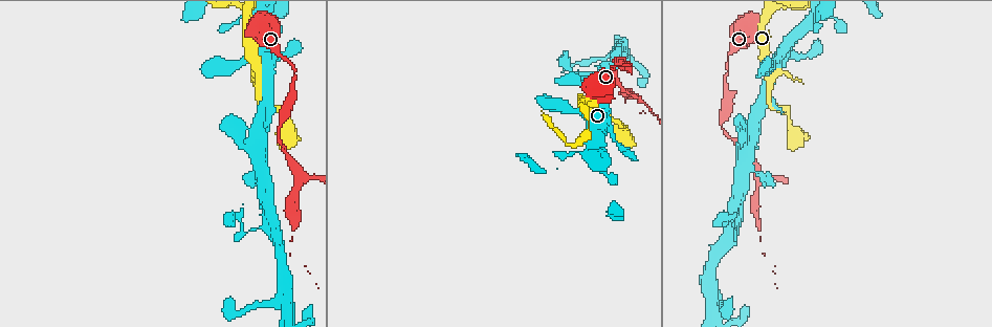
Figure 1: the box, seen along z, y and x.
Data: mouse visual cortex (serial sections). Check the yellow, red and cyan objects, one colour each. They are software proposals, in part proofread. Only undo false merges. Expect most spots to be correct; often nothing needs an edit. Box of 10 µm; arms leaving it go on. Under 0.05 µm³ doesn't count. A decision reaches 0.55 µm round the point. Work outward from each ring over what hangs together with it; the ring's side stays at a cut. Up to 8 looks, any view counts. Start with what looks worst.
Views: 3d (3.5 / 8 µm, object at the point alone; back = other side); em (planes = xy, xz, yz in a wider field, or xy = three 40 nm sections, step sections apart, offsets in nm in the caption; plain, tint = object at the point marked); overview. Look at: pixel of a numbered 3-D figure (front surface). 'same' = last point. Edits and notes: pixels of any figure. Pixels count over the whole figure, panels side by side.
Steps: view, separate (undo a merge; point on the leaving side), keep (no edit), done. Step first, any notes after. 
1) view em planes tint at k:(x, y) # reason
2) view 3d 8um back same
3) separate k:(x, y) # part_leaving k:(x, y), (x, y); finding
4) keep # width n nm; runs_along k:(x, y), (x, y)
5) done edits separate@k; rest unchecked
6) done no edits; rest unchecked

view 3d 8um at 1:(240, 221) # thin neck

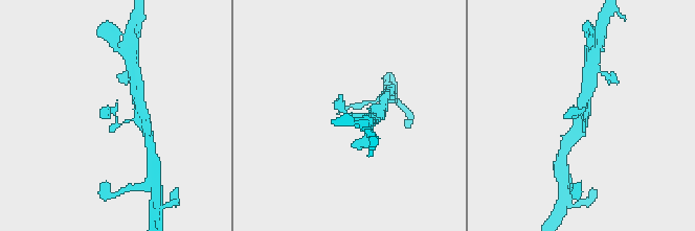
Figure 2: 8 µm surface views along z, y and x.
view 3d 3.5um back same # zoom in

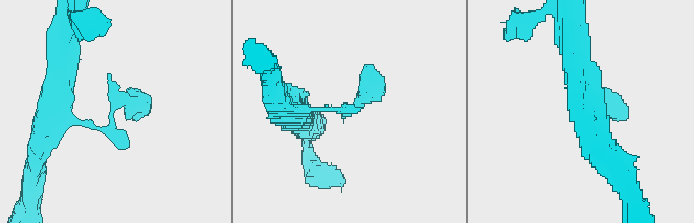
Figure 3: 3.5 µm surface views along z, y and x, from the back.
view em xy step 1 tint at 3:(113, 106)

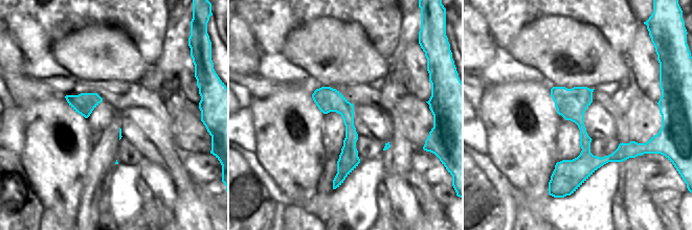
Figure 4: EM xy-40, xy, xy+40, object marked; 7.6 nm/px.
keep # runs_along 3:(292, 111), (356, 105), (365, 68); all the same cell

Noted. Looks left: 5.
view 3d 3.5um at 1:(284, 301) # three-way junction

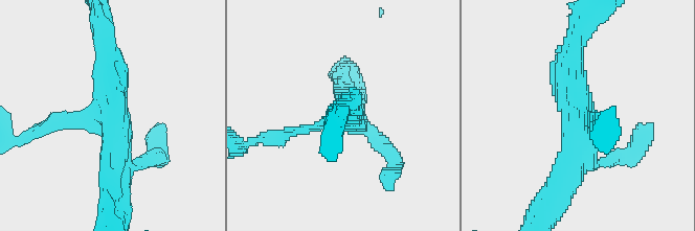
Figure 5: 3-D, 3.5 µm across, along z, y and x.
view em xy step 5 tint at 5:(111, 116) # arms 3; arm_widths 150, 250, 350 nm

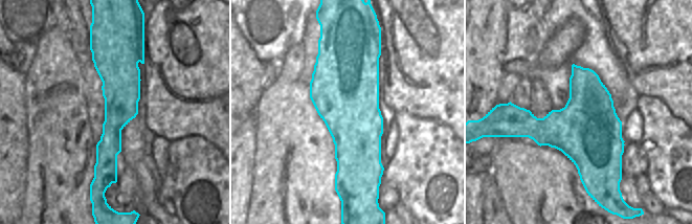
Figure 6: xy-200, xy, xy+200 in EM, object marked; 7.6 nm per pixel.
keep # runs_along 6:(113, 46), (113, 176); one cell here

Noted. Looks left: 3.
view 3d 8um at 1:(280, 125) # abrupt turn

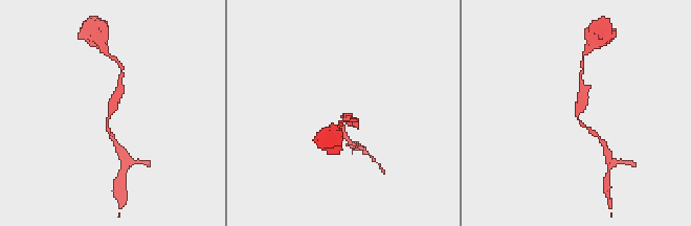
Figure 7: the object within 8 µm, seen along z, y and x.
view em planes tint same # need the tissue

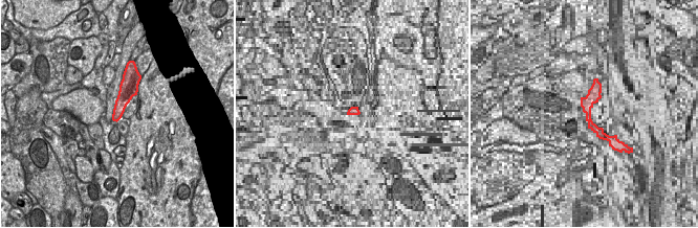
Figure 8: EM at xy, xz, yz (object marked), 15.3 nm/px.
keep # runs_along 7:(582, 87), (577, 116), (597, 135); all the same cell

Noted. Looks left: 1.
done no edits; rest unchecked

